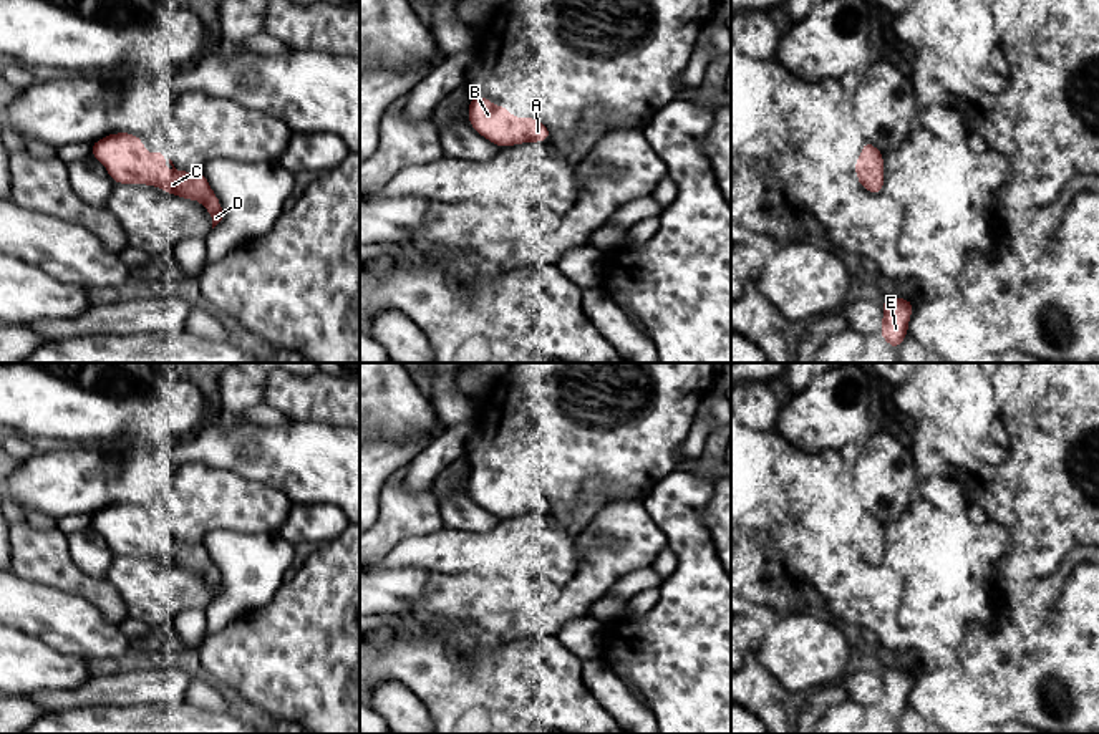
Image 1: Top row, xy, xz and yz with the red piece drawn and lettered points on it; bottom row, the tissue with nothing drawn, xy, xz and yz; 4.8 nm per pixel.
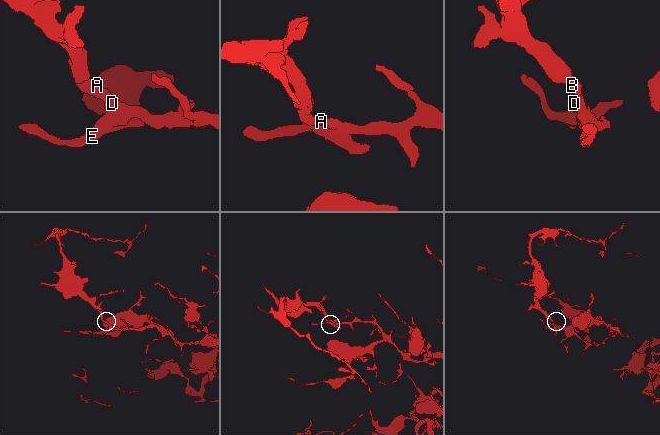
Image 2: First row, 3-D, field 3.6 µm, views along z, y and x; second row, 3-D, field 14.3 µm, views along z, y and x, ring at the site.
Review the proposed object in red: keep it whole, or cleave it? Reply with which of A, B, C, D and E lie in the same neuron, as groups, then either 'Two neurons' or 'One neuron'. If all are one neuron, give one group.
Groups: A B C D E. One neuron

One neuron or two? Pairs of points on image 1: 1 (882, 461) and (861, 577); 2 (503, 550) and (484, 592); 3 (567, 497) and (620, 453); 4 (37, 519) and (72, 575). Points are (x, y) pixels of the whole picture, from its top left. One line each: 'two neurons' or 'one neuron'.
1: two neurons
2: two neurons
3: one neuron
4: two neurons

